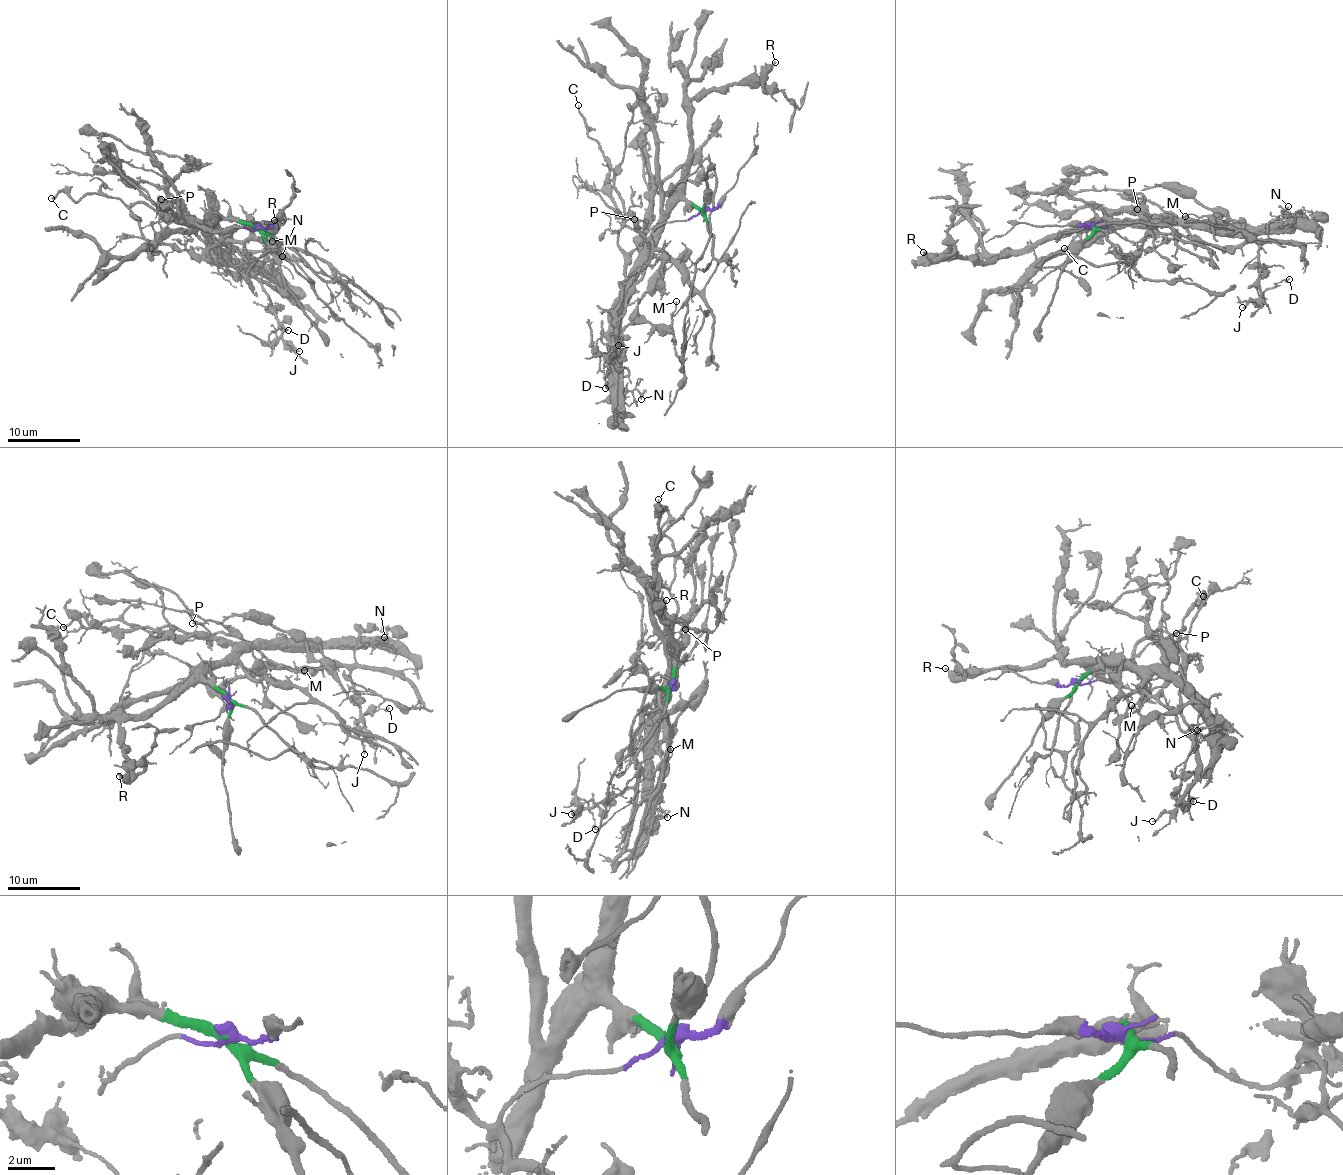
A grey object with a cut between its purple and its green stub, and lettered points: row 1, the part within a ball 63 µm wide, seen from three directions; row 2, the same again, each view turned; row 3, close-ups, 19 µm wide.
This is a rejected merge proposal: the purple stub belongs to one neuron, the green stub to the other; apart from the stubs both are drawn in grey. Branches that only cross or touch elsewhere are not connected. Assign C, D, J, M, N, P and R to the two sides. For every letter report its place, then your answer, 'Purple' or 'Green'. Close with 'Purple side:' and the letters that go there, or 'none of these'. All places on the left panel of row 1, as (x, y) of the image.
C: Place: (51, 198). Purple
D: Place: (288, 330). Purple
J: Place: (299, 351). Purple
M: Place: (272, 241). Green
N: Place: (282, 256). Green
P: Place: (161, 199). Green
R: Place: (274, 220). Green
Purple side: C, D, J

